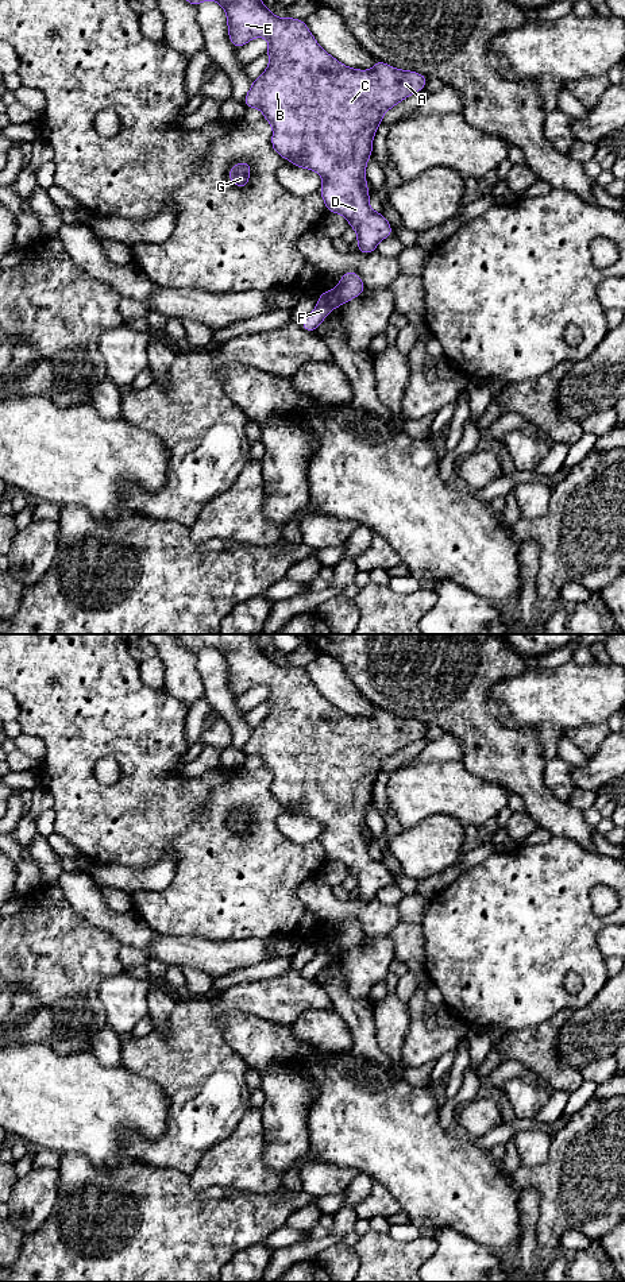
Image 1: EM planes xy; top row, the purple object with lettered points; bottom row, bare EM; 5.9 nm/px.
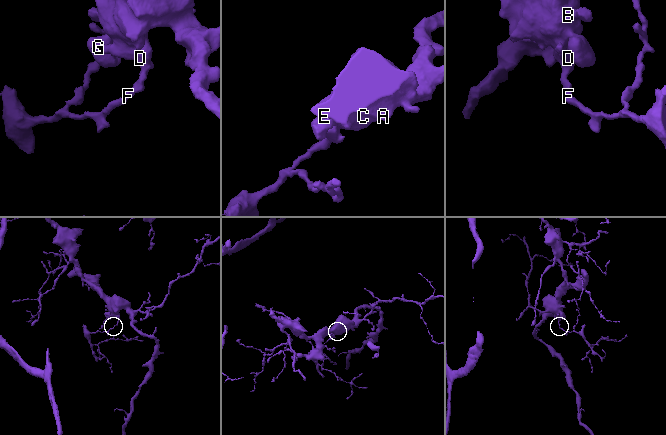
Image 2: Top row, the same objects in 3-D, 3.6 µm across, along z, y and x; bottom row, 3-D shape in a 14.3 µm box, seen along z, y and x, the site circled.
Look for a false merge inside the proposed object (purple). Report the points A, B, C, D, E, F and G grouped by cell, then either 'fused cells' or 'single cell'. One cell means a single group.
groups A B C D E G / F; fused cells

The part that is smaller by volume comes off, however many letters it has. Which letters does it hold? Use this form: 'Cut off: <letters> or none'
Cut off: F

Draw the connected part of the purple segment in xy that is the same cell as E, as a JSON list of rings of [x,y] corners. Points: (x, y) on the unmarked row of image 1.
[[[171,634],[190,653],[197,654],[205,648],[216,649],[227,661],[228,687],[235,696],[247,692],[250,688],[263,684],[269,688],[266,703],[270,711],[266,718],[252,729],[252,733],[243,746],[247,756],[258,756],[263,767],[273,775],[271,796],[293,814],[309,816],[323,825],[319,841],[321,842],[327,860],[343,862],[348,874],[354,876],[356,897],[360,901],[371,901],[378,891],[394,883],[391,873],[381,860],[374,860],[370,853],[370,838],[366,833],[366,812],[373,803],[373,787],[382,764],[406,745],[423,738],[428,725],[413,718],[396,717],[375,707],[370,718],[352,717],[335,707],[315,687],[306,671],[288,664],[277,665],[259,646],[254,634]]]

